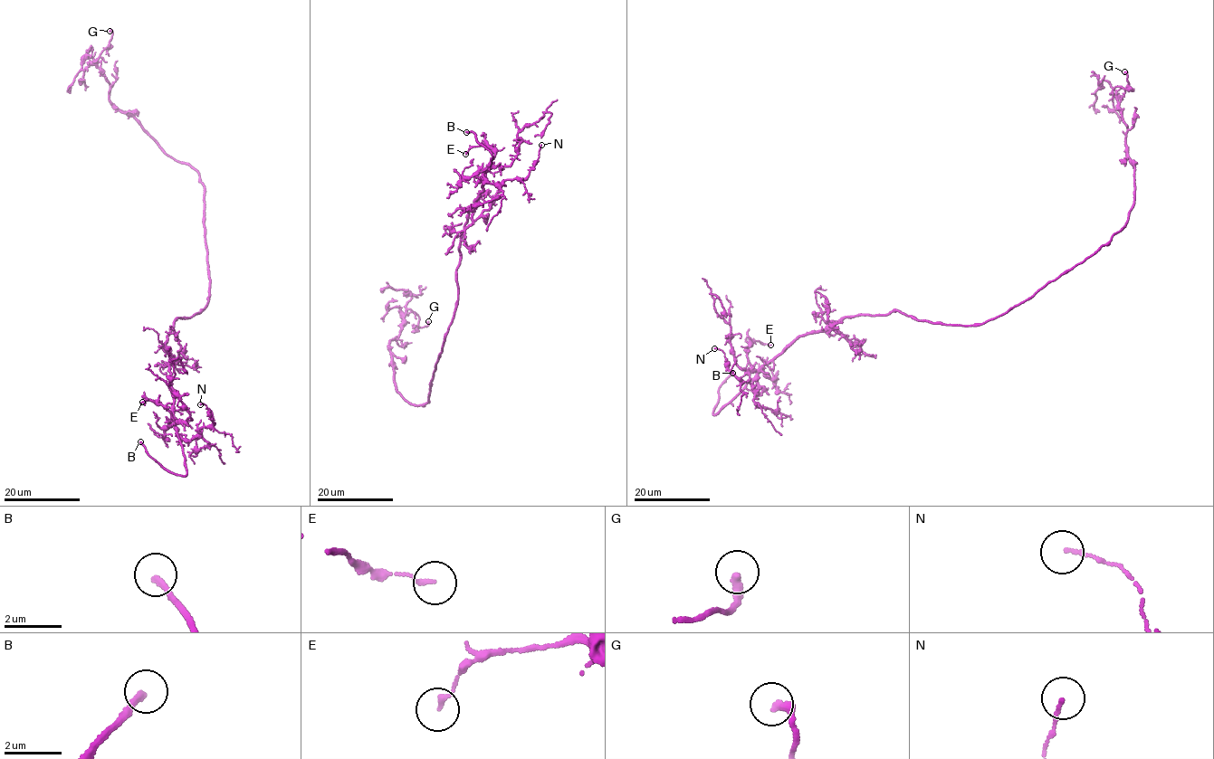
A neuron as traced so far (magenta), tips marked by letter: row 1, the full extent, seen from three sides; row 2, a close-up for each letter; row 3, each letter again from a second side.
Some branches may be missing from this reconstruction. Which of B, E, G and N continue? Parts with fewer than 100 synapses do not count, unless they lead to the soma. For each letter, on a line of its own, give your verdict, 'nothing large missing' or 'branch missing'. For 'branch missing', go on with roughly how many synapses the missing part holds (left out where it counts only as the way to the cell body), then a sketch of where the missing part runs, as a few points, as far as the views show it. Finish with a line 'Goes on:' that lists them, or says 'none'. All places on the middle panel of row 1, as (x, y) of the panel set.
B: branch missing; missing branch runs (466, 132), (458, 134), (440, 156)
E: nothing large missing
G: nothing large missing
N: nothing large missing
Goes on: B

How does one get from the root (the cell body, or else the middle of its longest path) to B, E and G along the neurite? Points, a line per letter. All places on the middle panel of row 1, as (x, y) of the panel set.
B: (445, 336), (458, 298), (460, 235), (492, 156), (473, 133), (466, 132)
E: (445, 336), (458, 298), (460, 235), (495, 156), (482, 145), (473, 146), (465, 154)
G: (445, 336), (429, 400), (408, 403), (396, 390), (389, 341), (409, 308), (418, 327), (428, 321)

